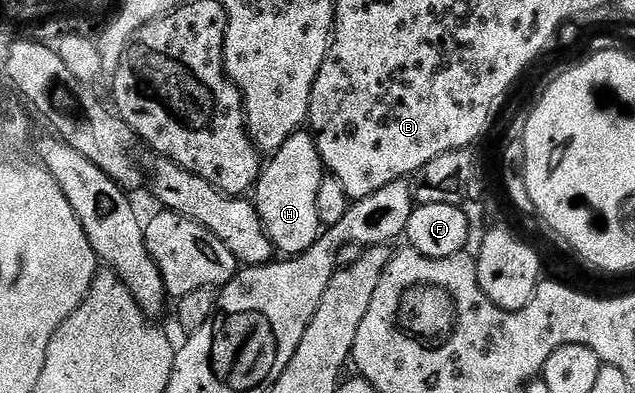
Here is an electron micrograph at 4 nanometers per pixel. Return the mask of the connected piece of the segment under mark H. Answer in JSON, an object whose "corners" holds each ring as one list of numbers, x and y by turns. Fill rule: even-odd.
{"corners":[[301,128,267,159,261,169,253,201,259,218,273,247,287,257,296,257,312,247,322,233,318,220,318,189,326,177,324,161,316,140,307,129],[255,195,255,196,254,196]]}

